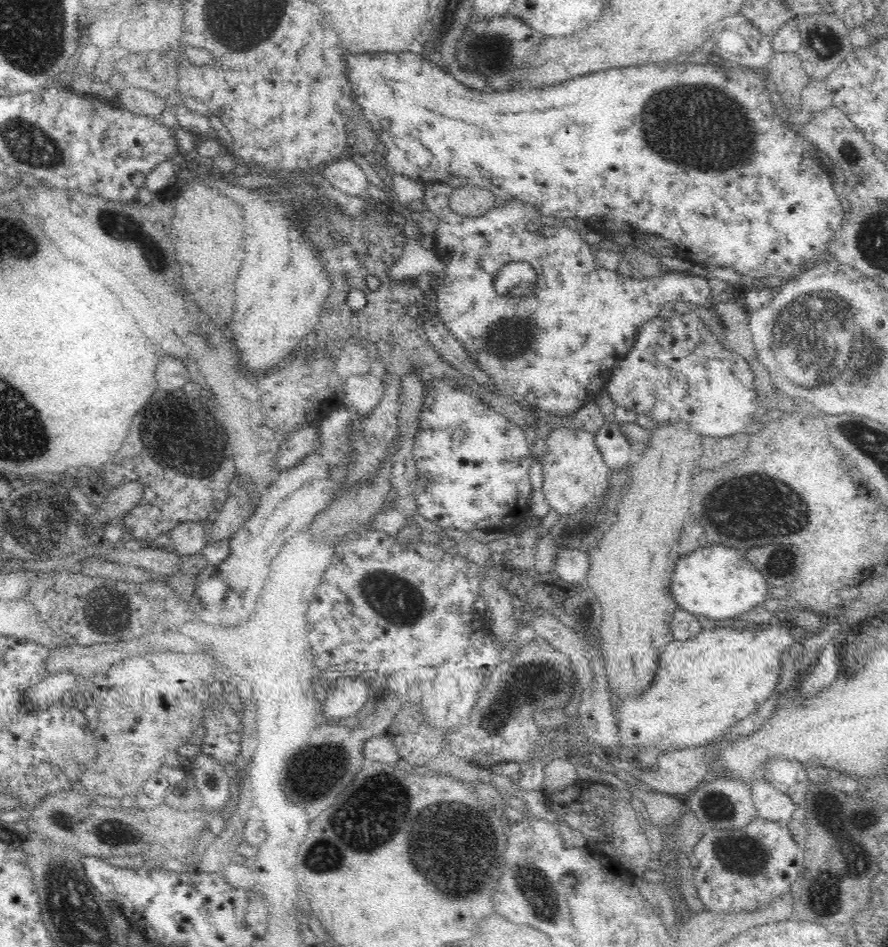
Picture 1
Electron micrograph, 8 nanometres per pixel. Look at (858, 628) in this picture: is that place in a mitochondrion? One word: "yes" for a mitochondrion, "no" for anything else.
no

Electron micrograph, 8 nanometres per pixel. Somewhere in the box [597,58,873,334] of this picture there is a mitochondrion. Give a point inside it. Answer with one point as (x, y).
(699, 128)

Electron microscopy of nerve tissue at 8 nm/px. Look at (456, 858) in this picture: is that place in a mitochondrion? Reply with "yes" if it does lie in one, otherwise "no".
yes

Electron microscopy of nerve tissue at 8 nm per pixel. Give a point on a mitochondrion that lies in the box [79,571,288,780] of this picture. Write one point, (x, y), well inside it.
(105, 613)

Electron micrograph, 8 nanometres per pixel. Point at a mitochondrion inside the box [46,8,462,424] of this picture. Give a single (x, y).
(116, 225)

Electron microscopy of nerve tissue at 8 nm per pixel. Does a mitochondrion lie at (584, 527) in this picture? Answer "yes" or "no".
yes

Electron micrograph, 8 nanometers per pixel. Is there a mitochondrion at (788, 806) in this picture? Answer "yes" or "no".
no

